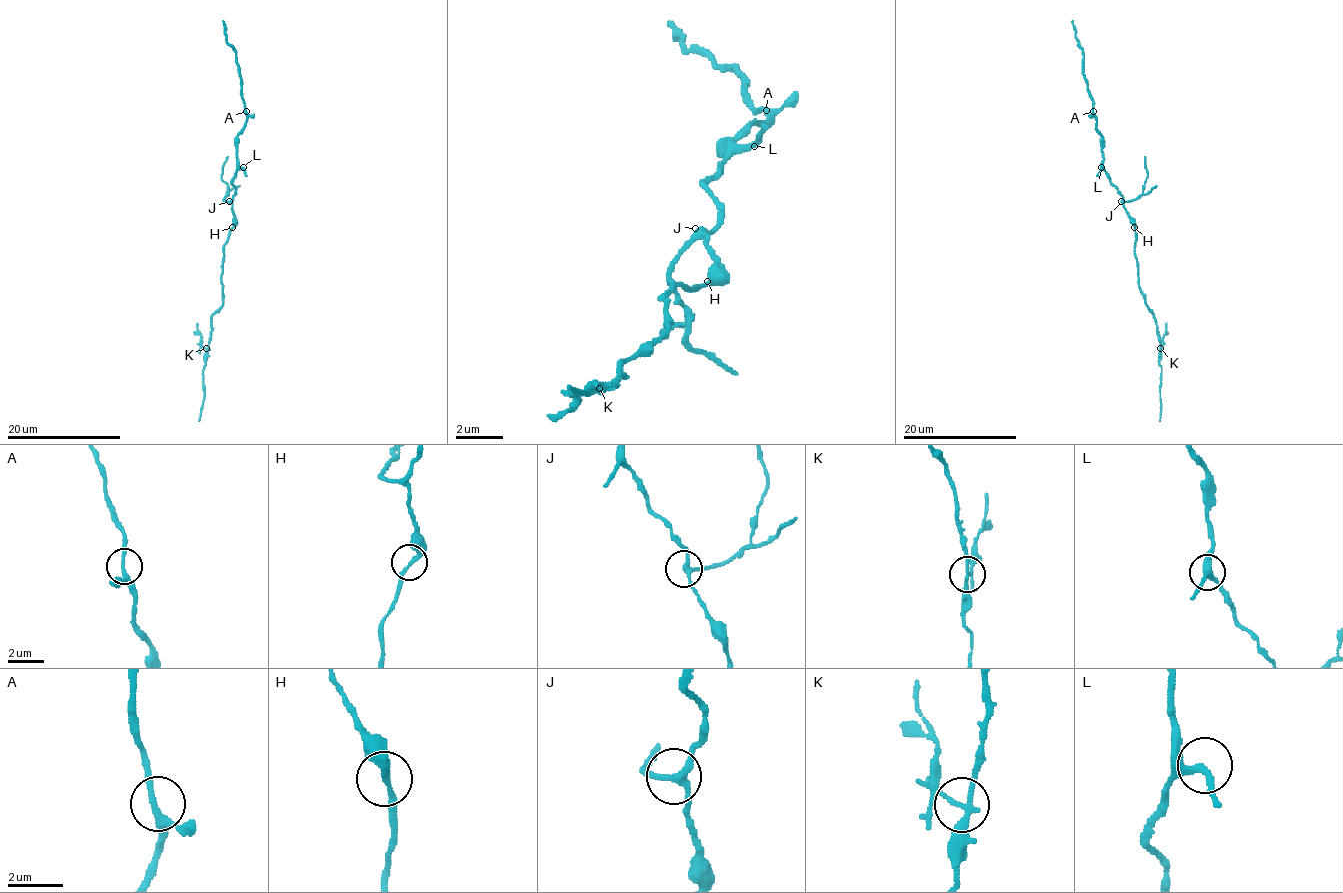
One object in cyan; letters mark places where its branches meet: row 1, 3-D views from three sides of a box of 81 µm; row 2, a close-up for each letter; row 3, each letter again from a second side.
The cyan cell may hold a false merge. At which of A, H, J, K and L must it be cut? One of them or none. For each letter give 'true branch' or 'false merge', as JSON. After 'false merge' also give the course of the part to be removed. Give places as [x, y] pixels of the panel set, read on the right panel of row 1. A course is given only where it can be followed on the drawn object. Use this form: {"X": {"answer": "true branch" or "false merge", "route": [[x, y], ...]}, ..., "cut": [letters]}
{"A": {"answer": "true branch"}, "H": {"answer": "true branch"}, "J": {"answer": "true branch"}, "K": {"answer": "false merge", "route": [[1160, 349], [1167, 323]]}, "L": {"answer": "true branch"}, "cut": ["K"]}

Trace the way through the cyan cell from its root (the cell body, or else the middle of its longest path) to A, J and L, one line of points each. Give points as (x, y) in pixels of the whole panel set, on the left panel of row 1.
A: (235, 216), (232, 210), (235, 186), (232, 183), (236, 172), (238, 133), (246, 121), (246, 111)
J: (235, 216), (229, 201)
L: (235, 216), (232, 210), (235, 186), (232, 183), (235, 173), (243, 167)

